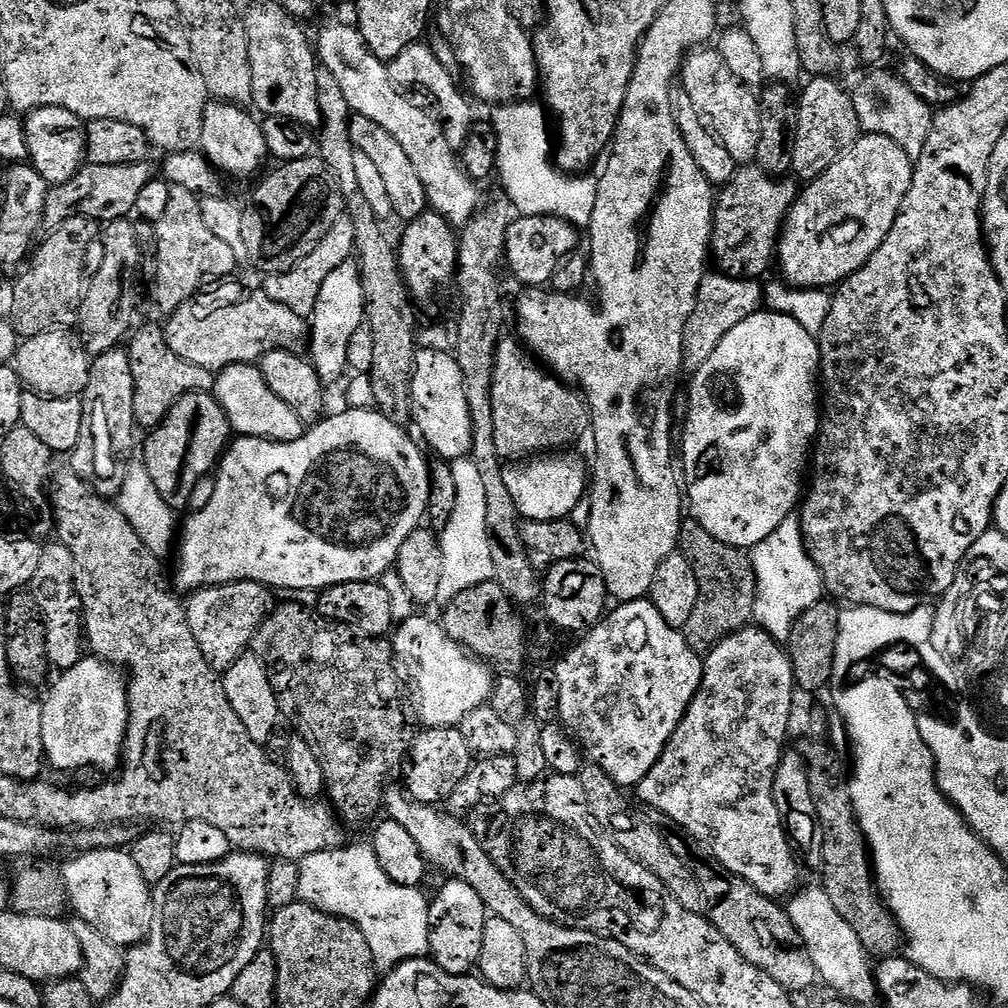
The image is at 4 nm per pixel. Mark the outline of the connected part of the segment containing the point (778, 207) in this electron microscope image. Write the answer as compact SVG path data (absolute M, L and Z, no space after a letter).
M741 167L731 181L719 189L714 200L714 252L716 248L715 266L723 275L731 277L752 277L760 278L760 275L768 268L768 262L773 261L774 251L778 246L778 235L789 209L796 203L798 195L797 181L784 180L768 175L759 168Z

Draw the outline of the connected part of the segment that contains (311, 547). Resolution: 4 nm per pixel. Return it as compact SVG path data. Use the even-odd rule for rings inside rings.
M349 407L345 411L313 423L304 435L294 442L280 444L277 440L259 440L256 436L237 435L236 441L233 444L231 441L223 449L214 468L216 481L212 484L212 493L209 494L208 501L185 522L184 533L181 531L178 536L180 561L176 564L176 584L184 594L191 594L197 588L212 588L215 584L233 584L239 580L249 580L265 589L293 588L296 592L308 592L311 588L323 590L346 582L375 581L387 568L389 571L395 565L402 536L401 533L392 532L392 527L404 508L404 499L407 498L408 491L416 484L416 464L412 461L412 448L408 445L403 430L395 424L395 419L367 408Z

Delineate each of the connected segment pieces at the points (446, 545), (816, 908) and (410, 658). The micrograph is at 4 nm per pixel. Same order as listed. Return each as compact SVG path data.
M463 456L450 462L456 483L456 503L451 516L438 534L441 581L448 580L456 592L485 585L494 576L492 542L488 531L485 492L473 457Z
M793 895L787 901L789 902L788 920L792 923L793 930L800 935L801 942L804 943L803 951L806 953L807 963L811 965L821 981L825 980L836 991L833 993L837 997L851 1000L856 1006L868 1004L878 996L874 972L870 964L868 968L870 957L865 952L858 934L840 917L838 910L834 910L827 895L819 895Z
M408 616L399 624L400 621L395 625L390 648L395 659L404 663L404 672L412 683L412 704L416 707L417 718L424 728L457 727L481 707L479 704L483 700L485 703L489 699L494 677L479 659L468 655L446 638L435 619Z

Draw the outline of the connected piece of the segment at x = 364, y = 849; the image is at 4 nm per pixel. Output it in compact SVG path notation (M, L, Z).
M367 843L350 844L310 854L299 860L297 897L327 916L336 916L339 920L351 922L366 942L373 969L391 970L399 964L405 964L407 960L417 959L426 948L426 913L430 903L429 897L424 897L420 888L407 888L390 882L390 878L386 878L386 874L378 866L374 850Z

